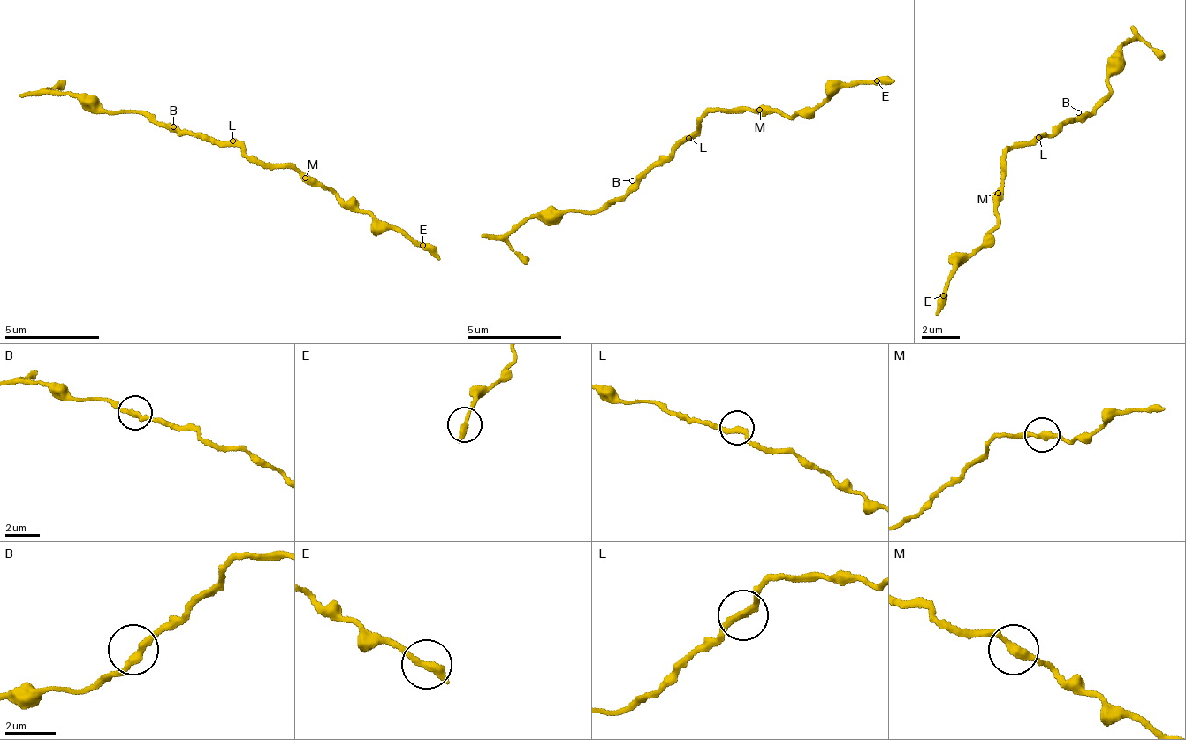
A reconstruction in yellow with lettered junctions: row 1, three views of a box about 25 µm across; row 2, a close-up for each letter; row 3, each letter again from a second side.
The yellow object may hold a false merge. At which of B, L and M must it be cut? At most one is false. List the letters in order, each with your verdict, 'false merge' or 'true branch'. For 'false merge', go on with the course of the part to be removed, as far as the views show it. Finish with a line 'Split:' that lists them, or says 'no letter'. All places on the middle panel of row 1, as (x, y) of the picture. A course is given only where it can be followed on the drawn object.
B: true branch
L: true branch
M: false merge | (761, 111), (804, 113), (853, 85), (892, 80)
Split: M

